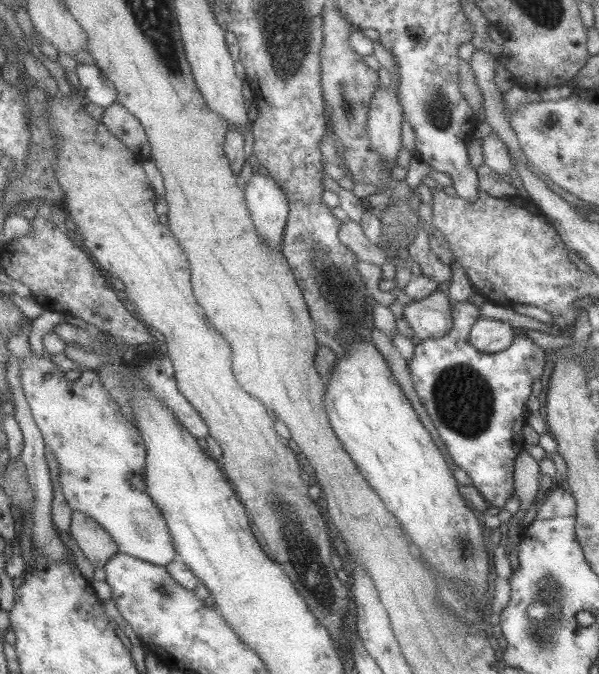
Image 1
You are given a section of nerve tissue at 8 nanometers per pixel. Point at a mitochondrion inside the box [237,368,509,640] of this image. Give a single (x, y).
(302, 551)

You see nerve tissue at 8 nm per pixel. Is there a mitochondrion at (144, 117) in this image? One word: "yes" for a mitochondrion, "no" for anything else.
no

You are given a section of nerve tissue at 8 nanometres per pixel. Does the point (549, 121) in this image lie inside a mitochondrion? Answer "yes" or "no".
yes

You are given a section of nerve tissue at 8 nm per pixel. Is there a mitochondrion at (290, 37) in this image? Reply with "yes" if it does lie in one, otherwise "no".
yes

